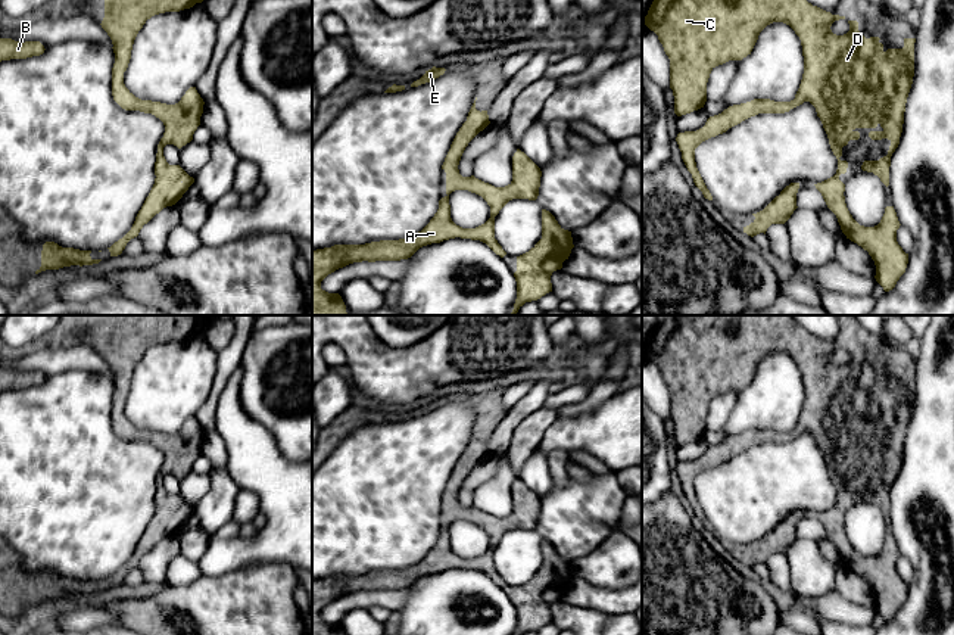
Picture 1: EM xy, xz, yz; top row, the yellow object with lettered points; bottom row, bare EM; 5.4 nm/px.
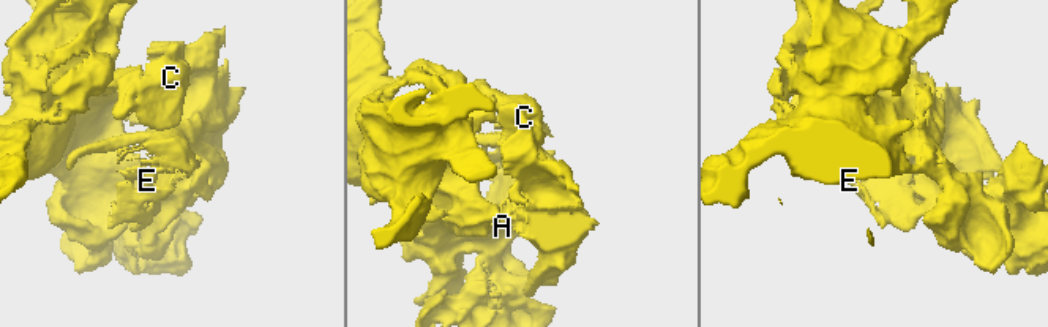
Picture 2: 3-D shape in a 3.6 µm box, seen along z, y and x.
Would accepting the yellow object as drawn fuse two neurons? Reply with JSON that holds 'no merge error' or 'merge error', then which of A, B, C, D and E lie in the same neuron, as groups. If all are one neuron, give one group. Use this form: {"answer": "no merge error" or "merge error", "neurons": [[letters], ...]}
{"answer": "no merge error", "neurons": [["A", "B", "C", "D", "E"]]}

